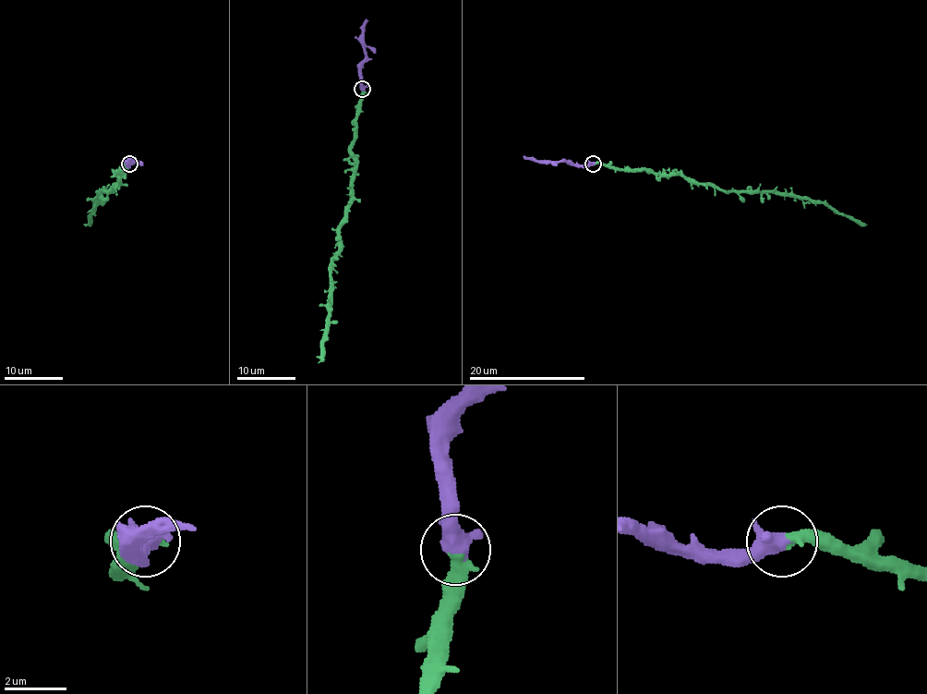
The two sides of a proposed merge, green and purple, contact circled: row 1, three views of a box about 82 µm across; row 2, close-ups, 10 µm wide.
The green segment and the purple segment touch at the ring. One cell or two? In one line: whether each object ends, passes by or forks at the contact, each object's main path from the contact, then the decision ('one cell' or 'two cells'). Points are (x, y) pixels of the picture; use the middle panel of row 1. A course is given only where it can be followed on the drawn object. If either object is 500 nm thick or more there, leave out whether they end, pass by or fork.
green via (362, 90), (352, 149), (353, 192), (340, 229), (340, 254), (332, 261), (330, 323), (324, 356), (319, 363) | purple via (362, 90), (360, 66), (365, 58), (363, 28), (367, 19) | one cell

